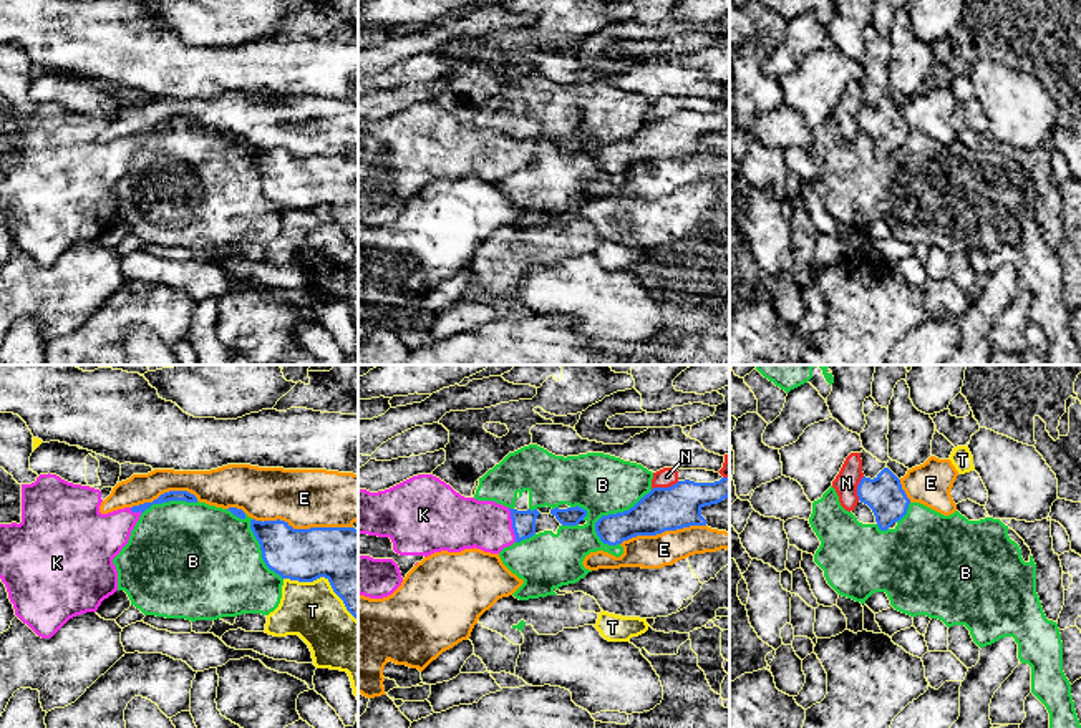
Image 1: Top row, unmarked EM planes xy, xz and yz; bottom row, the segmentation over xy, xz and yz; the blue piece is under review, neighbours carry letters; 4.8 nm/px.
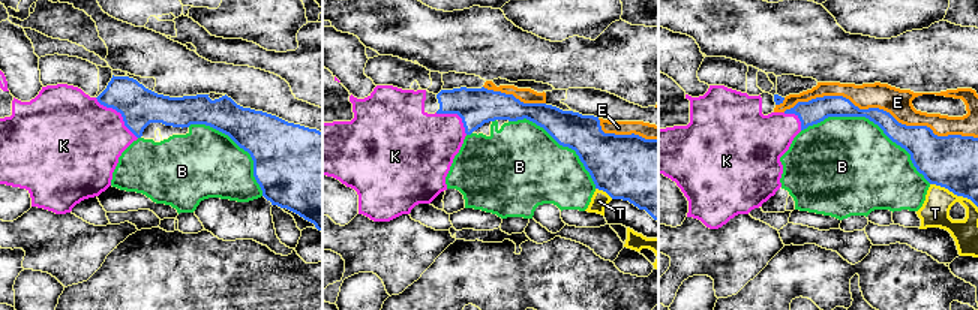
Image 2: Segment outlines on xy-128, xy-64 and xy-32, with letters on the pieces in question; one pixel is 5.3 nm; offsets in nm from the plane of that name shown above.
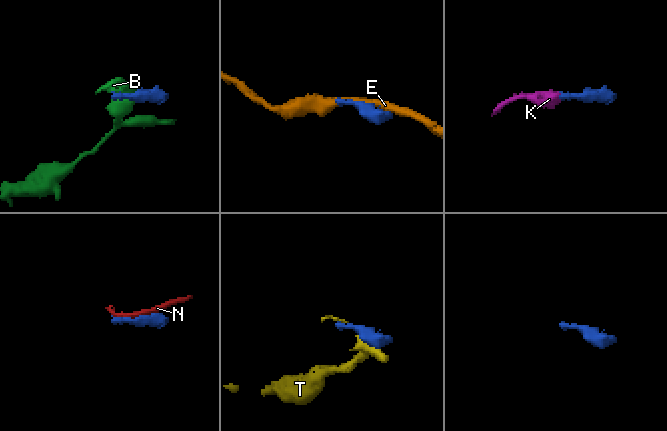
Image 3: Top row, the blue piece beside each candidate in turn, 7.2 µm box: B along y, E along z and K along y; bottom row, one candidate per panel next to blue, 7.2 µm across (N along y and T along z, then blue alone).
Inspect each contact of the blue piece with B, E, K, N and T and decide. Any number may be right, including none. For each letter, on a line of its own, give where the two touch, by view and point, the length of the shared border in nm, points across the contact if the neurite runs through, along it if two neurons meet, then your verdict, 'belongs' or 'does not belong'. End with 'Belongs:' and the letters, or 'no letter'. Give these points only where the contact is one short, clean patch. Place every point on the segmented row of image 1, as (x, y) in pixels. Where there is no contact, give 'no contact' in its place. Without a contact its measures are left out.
B: contact xz (612, 514); length 360 nm; does not belong
E: contact xy (302, 529); length 500 nm; does not belong
K: contact xz (513, 524); length 170 nm; way xz (523, 521), (513, 524), (461, 523); belongs
N: contact xz (665, 488); length 140 nm; does not belong
T: contact xy (325, 577); length 420 nm; does not belong
Belongs: K

